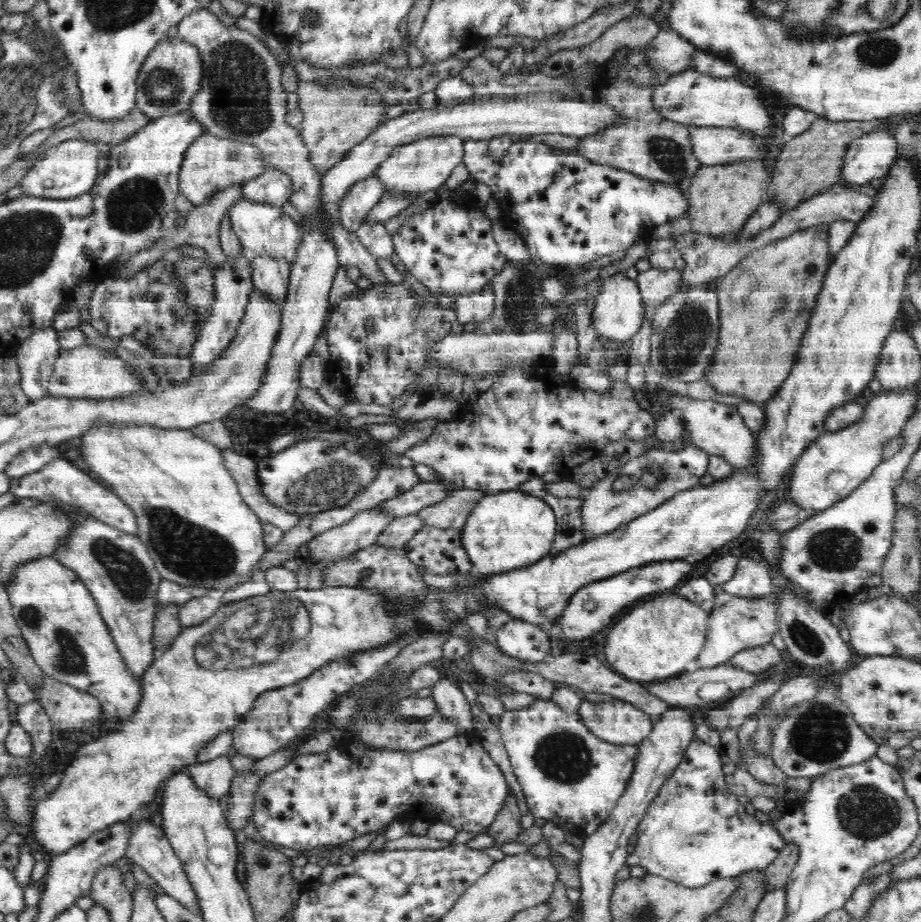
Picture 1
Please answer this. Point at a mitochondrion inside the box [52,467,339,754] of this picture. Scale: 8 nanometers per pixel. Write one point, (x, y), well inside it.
(256, 632)

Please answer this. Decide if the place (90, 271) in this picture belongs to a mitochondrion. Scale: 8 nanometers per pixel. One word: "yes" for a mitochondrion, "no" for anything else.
no

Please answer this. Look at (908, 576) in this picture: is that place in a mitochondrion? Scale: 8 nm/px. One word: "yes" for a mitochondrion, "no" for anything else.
no

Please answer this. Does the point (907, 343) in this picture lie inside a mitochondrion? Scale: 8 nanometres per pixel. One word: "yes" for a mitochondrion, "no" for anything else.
no

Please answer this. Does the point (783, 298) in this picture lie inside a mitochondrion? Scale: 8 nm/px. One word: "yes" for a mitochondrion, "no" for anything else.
yes

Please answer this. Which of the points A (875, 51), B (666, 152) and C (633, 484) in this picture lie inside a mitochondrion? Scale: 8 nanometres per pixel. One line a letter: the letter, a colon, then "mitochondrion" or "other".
A: mitochondrion
B: mitochondrion
C: mitochondrion

